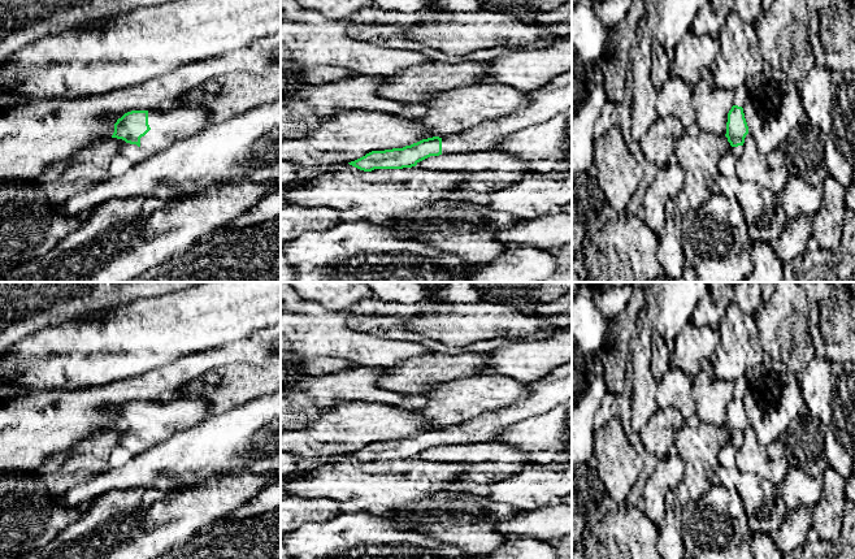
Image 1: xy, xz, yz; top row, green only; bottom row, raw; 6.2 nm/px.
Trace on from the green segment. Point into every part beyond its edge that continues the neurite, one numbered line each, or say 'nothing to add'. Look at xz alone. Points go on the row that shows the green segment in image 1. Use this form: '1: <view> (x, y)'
1: xz (554, 98)

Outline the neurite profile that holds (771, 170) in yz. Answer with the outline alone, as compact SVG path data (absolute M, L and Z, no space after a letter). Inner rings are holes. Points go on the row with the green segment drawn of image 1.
M750 133L745 138L743 152L735 160L734 170L742 182L755 182L777 195L782 192L790 177L782 147L764 155Z

